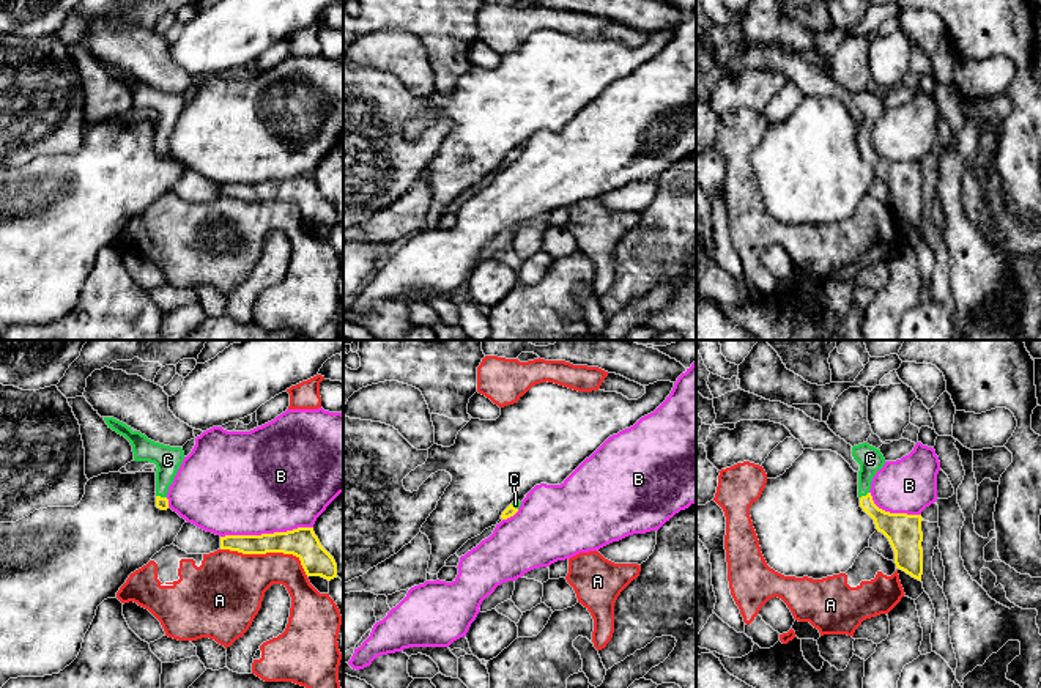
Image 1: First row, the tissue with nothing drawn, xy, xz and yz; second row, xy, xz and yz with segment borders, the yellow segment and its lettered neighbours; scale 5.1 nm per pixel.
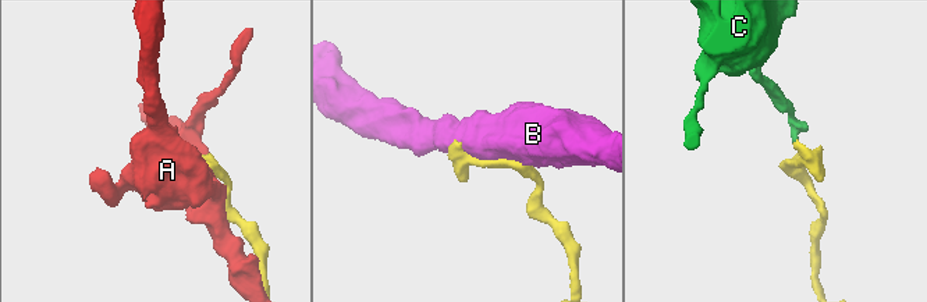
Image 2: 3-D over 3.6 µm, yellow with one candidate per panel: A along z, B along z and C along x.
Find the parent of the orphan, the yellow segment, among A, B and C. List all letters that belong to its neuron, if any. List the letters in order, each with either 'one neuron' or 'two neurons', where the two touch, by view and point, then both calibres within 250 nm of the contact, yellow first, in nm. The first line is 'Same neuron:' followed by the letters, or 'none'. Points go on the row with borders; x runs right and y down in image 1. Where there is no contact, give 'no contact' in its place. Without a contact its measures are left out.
Same neuron: C
A: two neurons; meets yellow in xy at (268, 551); 150 nm thick on the yellow side, 340 nm on the other
B: two neurons; meets yellow in xy at (266, 534); 150 nm thick on the yellow side, 500 nm on the other
C: one neuron; meets yellow in xy at (159, 496); 60 nm thick on the yellow side, 140 nm on the other

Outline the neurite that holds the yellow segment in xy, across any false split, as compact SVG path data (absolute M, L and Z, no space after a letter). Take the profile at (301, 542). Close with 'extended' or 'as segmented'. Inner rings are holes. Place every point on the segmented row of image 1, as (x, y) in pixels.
M298 527L261 535L225 535L220 537L220 549L243 554L293 554L301 560L307 576L321 576L328 581L337 578L337 564L321 546L313 527Z; as segmented

